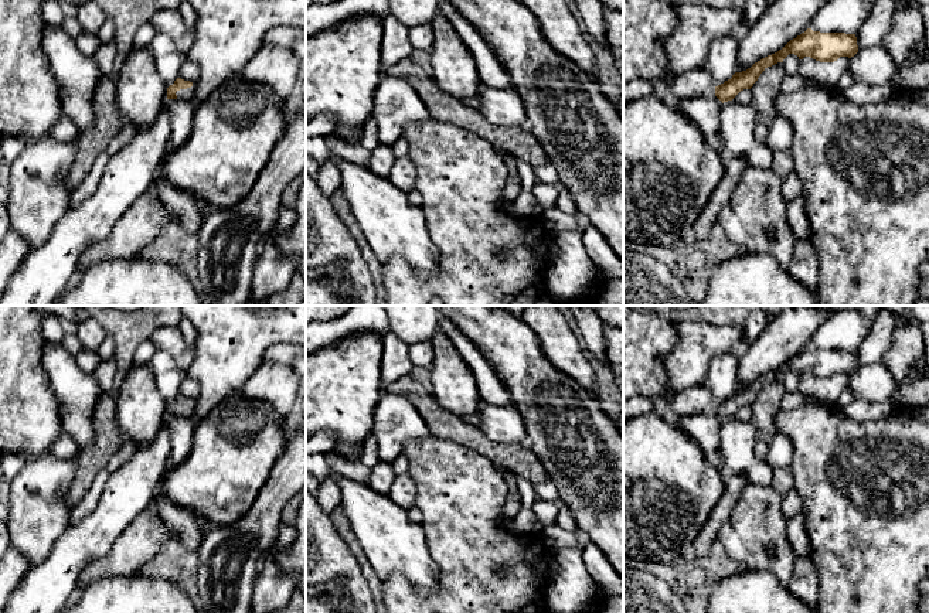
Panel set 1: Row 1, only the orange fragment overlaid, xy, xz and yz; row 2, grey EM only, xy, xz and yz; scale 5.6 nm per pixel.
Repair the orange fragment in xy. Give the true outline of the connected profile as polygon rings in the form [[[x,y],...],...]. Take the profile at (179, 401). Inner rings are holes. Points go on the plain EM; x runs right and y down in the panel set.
[[[177,395],[173,402],[167,405],[167,416],[193,418],[195,408],[195,399]]]

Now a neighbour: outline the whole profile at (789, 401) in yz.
[[[799,389],[794,392],[785,391],[785,394],[780,398],[780,411],[783,411],[783,412],[794,411],[794,409],[806,405],[810,398],[811,396],[804,395]]]

